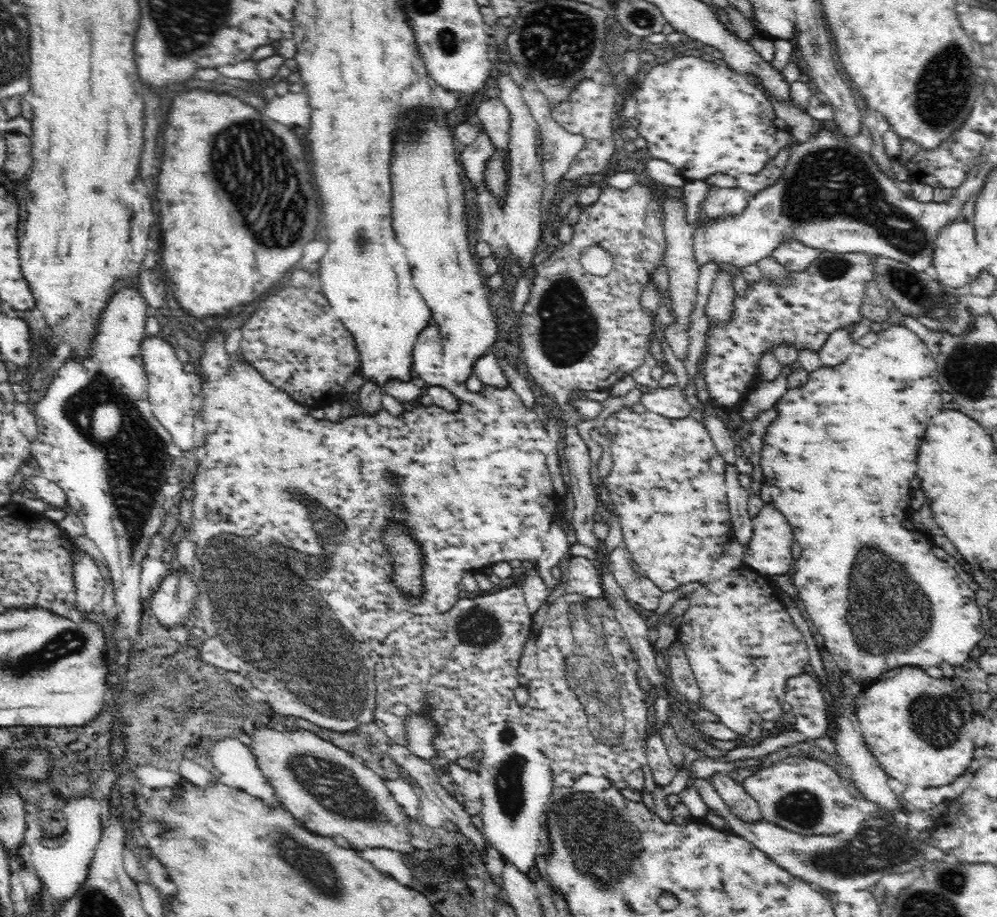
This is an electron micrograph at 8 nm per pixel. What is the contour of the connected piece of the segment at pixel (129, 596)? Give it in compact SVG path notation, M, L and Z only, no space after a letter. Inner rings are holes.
M137 284L134 286L127 286L120 288L117 293L110 297L108 305L104 307L104 310L99 314L99 323L94 331L94 340L92 340L92 356L90 358L84 358L84 360L66 360L60 370L58 370L58 376L54 378L54 382L46 388L46 394L44 398L40 398L36 404L34 404L34 418L36 424L38 424L36 438L31 441L29 447L31 448L31 458L34 458L40 466L41 474L44 478L50 480L50 482L56 483L65 494L67 504L72 507L72 511L82 521L84 525L84 532L88 534L90 540L94 540L94 544L98 546L98 550L102 552L102 556L106 558L107 567L110 568L110 576L113 584L113 590L115 592L115 601L120 606L118 612L117 630L121 631L127 641L132 644L130 651L134 648L134 642L136 642L136 629L138 628L139 621L141 620L142 607L140 602L140 569L142 563L145 562L144 558L147 556L147 546L150 537L156 534L156 531L160 530L160 526L168 526L163 520L164 518L164 503L166 497L160 494L160 486L162 482L166 482L166 476L164 472L172 468L172 457L166 454L166 446L172 444L172 440L168 440L168 432L160 426L160 421L154 418L152 414L151 404L146 404L146 376L144 376L144 364L140 360L140 342L144 340L146 336L146 301L142 298L139 293Z

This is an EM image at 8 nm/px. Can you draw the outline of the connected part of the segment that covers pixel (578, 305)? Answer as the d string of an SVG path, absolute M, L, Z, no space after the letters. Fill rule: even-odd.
M642 181L641 184L636 184L627 188L626 190L618 190L617 188L608 187L603 190L600 194L600 198L592 204L592 206L586 206L586 208L582 208L582 212L579 213L578 222L573 225L573 236L572 239L568 243L564 243L562 248L556 249L549 257L545 258L544 261L540 262L540 264L536 264L534 267L535 275L532 277L532 284L530 287L530 295L529 298L524 305L524 309L522 313L519 315L519 328L518 328L518 337L519 337L519 348L522 348L521 358L524 358L523 362L526 362L526 366L528 366L528 372L530 372L530 376L532 376L532 380L538 384L538 388L548 396L548 398L552 398L552 402L554 402L554 406L558 408L558 414L560 414L560 422L562 422L562 426L564 426L564 442L566 442L566 448L564 448L564 456L566 456L566 466L568 466L568 476L566 477L566 484L570 492L572 492L572 496L574 497L574 510L572 510L572 524L573 528L576 528L576 538L577 542L585 544L586 546L593 547L597 552L597 558L595 562L598 564L599 568L606 567L608 564L602 558L603 550L606 549L604 545L604 540L596 538L592 532L592 525L596 522L594 521L594 514L598 512L597 509L597 500L594 493L594 489L592 487L592 482L590 481L590 468L592 468L592 460L590 459L590 450L588 446L584 444L584 440L580 438L580 434L578 434L578 429L576 429L576 425L580 420L580 414L572 408L572 404L570 404L570 400L572 400L572 394L574 394L574 390L604 390L610 391L611 386L622 376L628 374L629 372L633 372L635 368L638 368L643 363L644 356L646 356L646 352L649 352L649 345L651 340L651 335L653 332L654 325L652 324L652 319L648 314L648 311L642 307L640 303L640 296L642 294L642 288L644 285L651 280L653 271L659 267L659 265L665 265L665 246L667 242L665 241L665 234L663 229L664 221L664 212L661 211L661 206L659 203L661 202L661 198L655 198L655 191L658 191L658 195L661 195L662 192L660 190L655 189L654 187L648 187L648 181ZM598 245L604 247L613 258L613 268L609 272L608 276L594 276L590 273L586 273L584 271L584 267L580 265L580 253L587 246Z

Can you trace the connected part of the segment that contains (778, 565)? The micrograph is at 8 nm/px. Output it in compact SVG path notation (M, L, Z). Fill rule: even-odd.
M766 503L757 516L752 517L752 536L747 546L742 545L741 558L749 568L763 573L769 578L775 574L788 574L792 568L790 547L793 539L792 527L785 516L772 503Z

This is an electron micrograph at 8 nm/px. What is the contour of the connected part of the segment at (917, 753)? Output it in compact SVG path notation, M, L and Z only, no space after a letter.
M904 666L885 670L880 678L864 688L862 696L854 699L858 724L866 740L869 752L886 771L889 777L896 778L904 785L920 787L944 786L967 772L972 760L972 718L978 715L971 703L967 690L956 690L948 678L932 678L920 666Z

